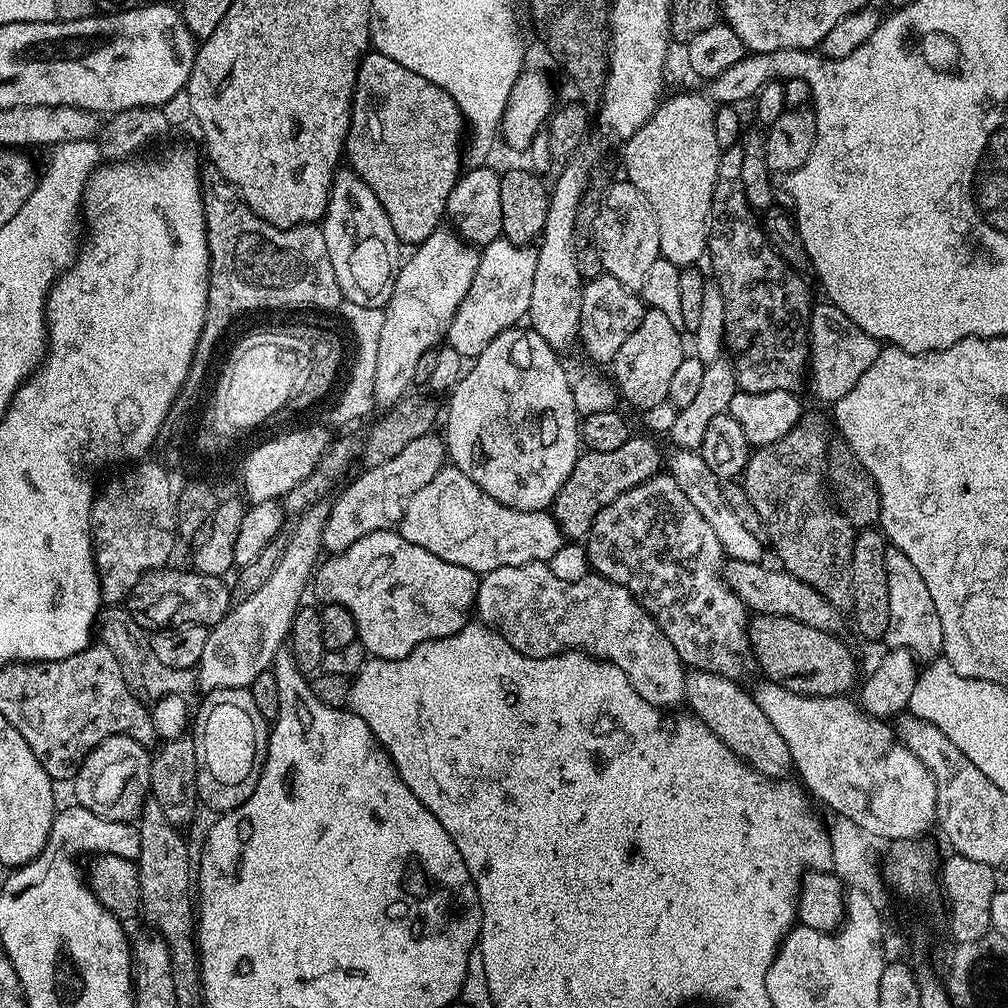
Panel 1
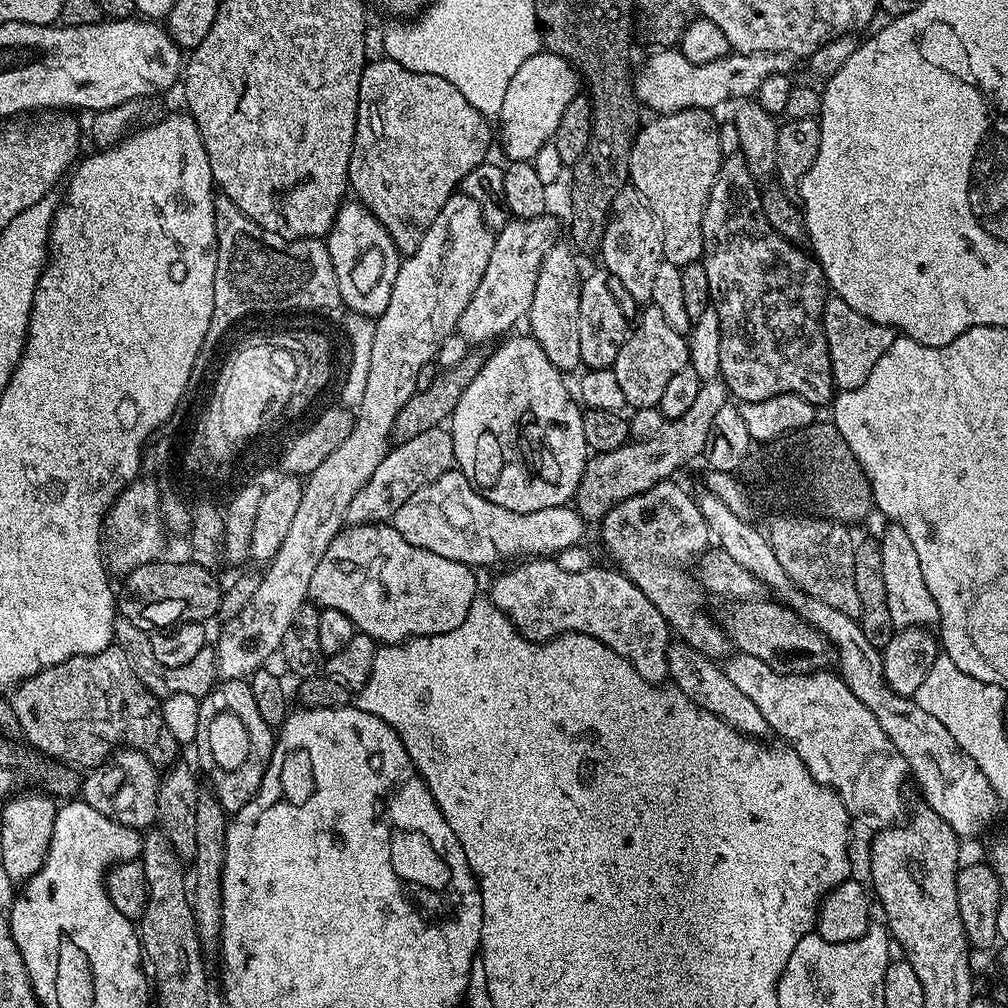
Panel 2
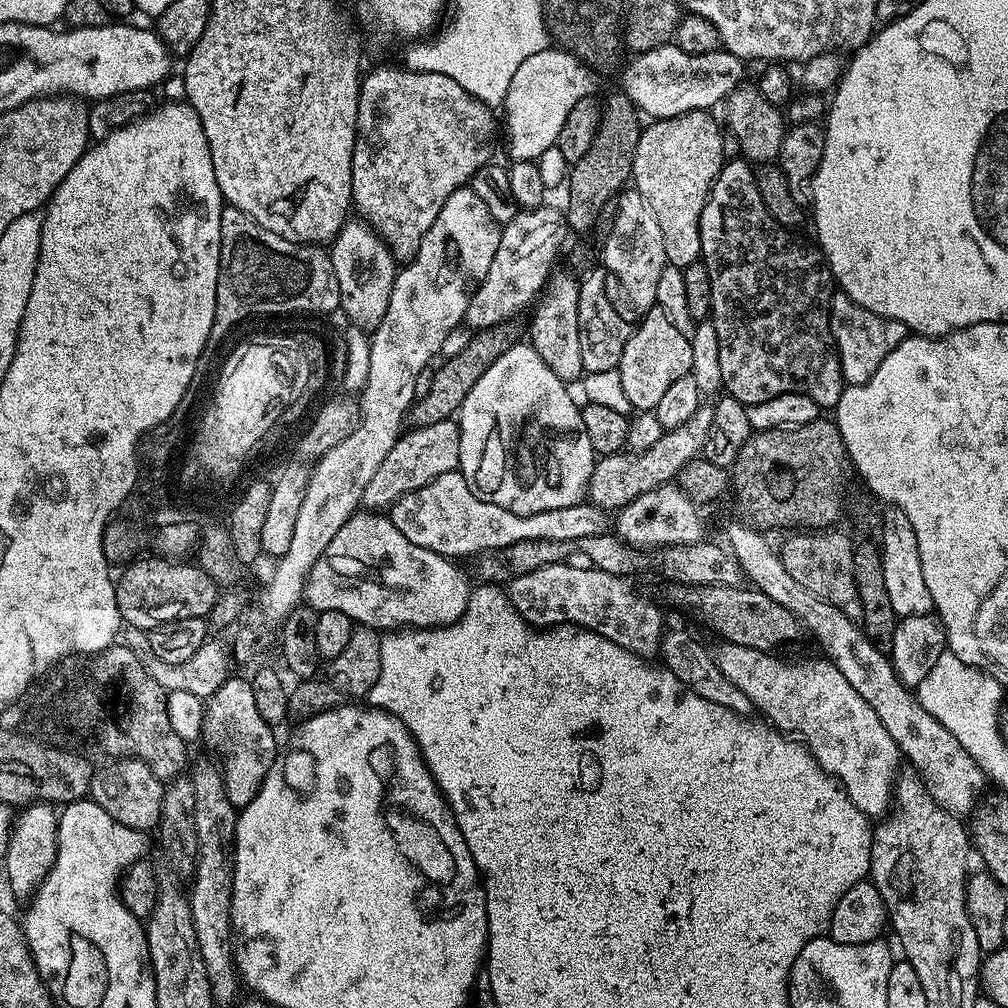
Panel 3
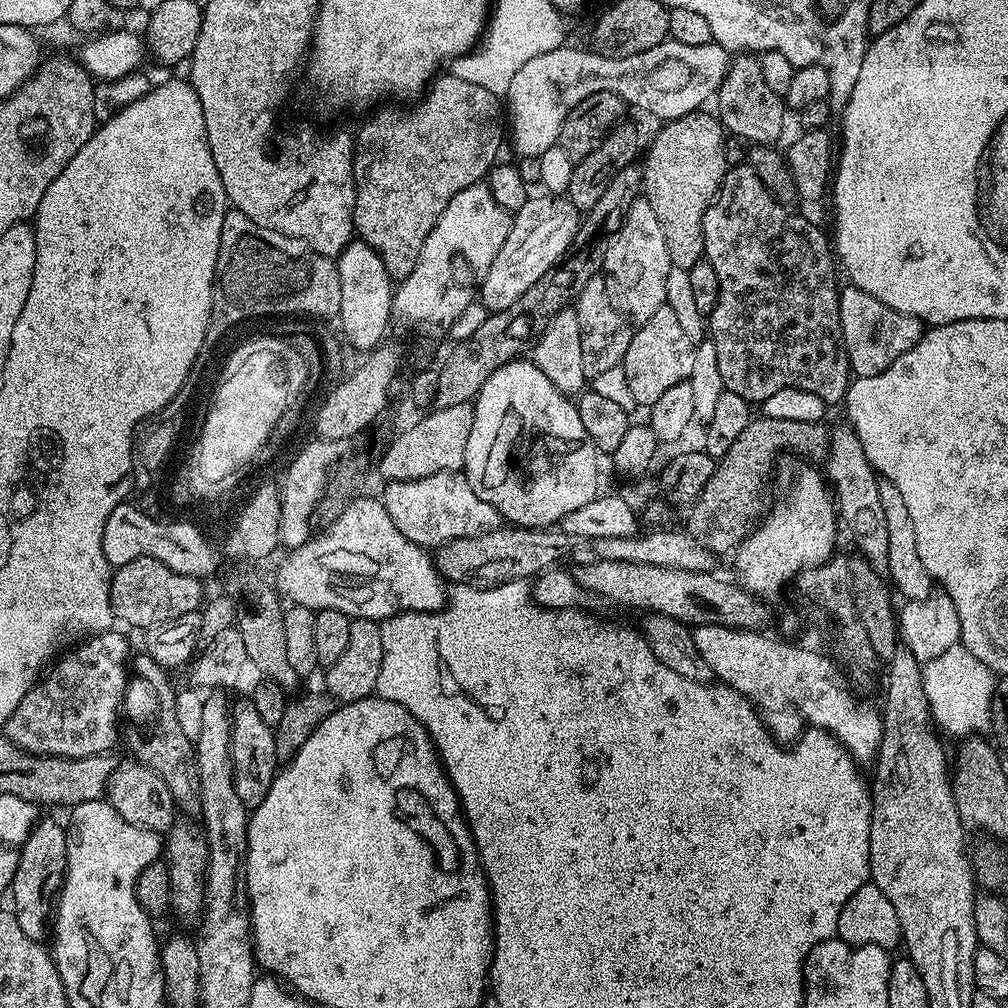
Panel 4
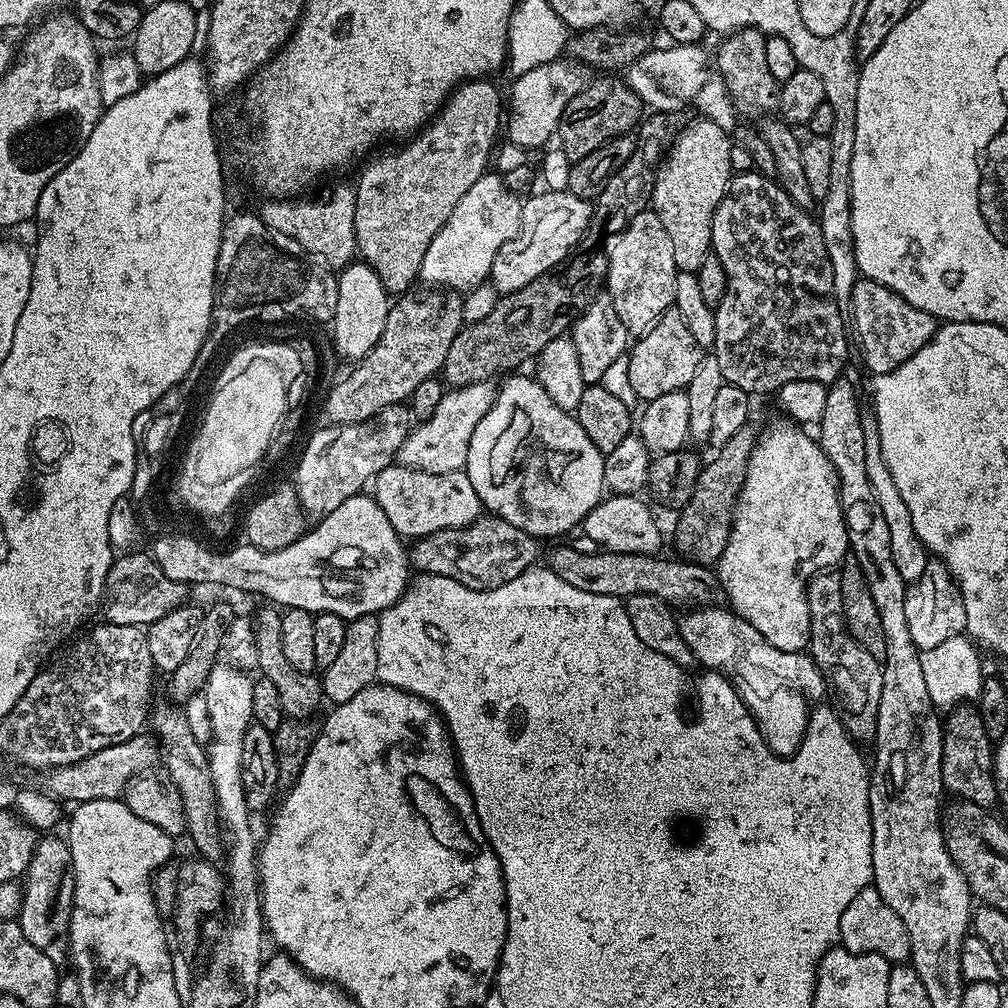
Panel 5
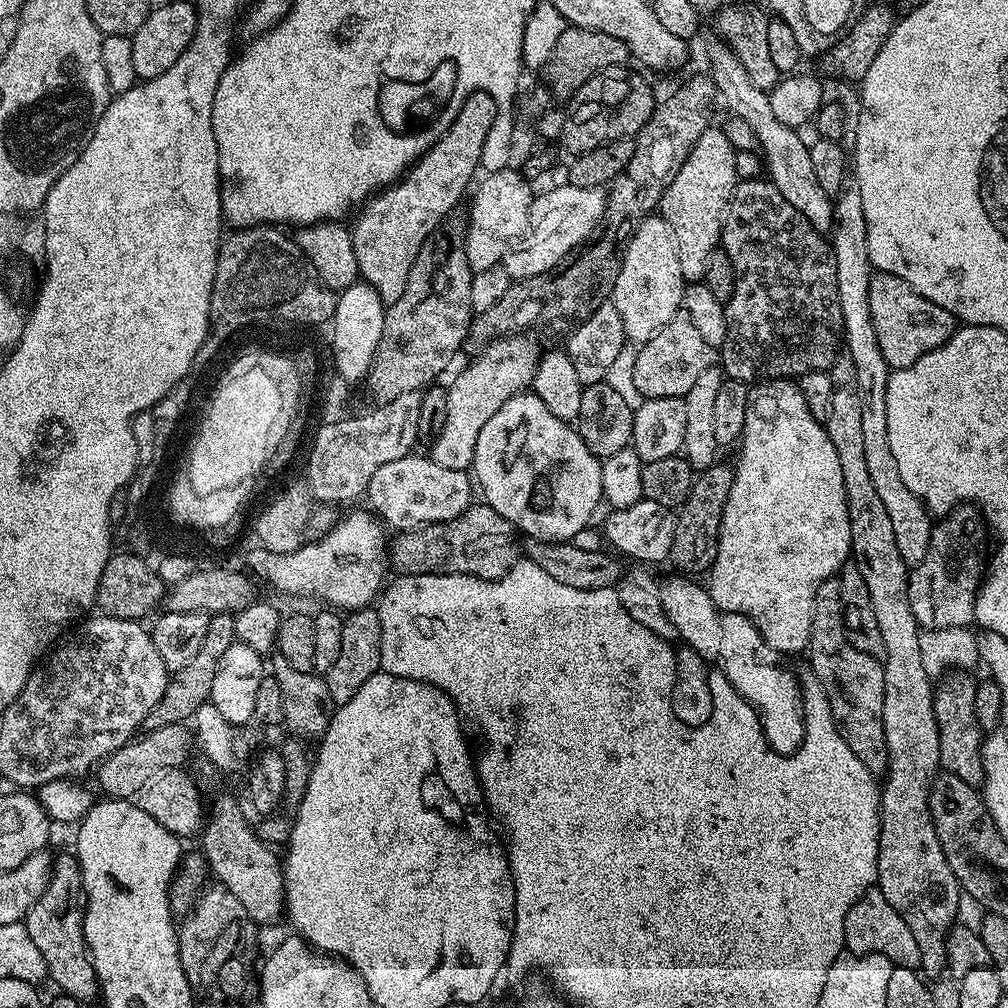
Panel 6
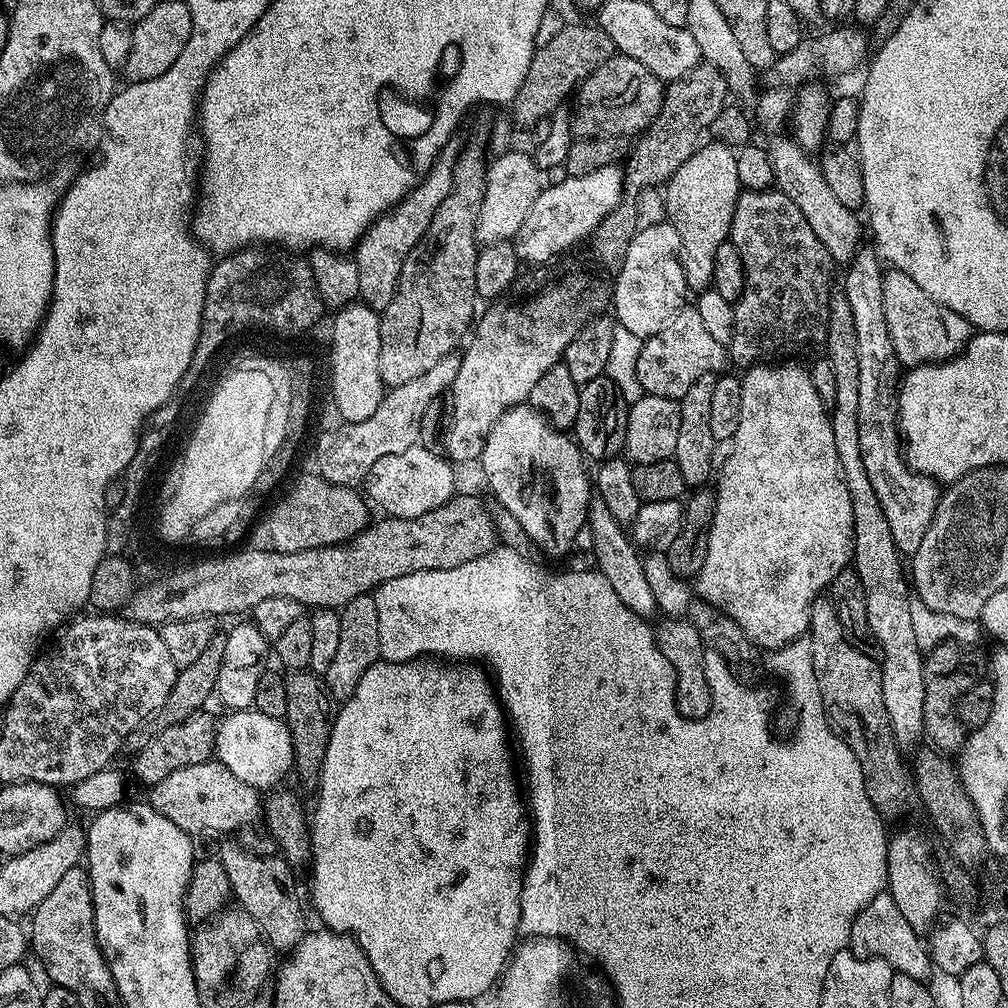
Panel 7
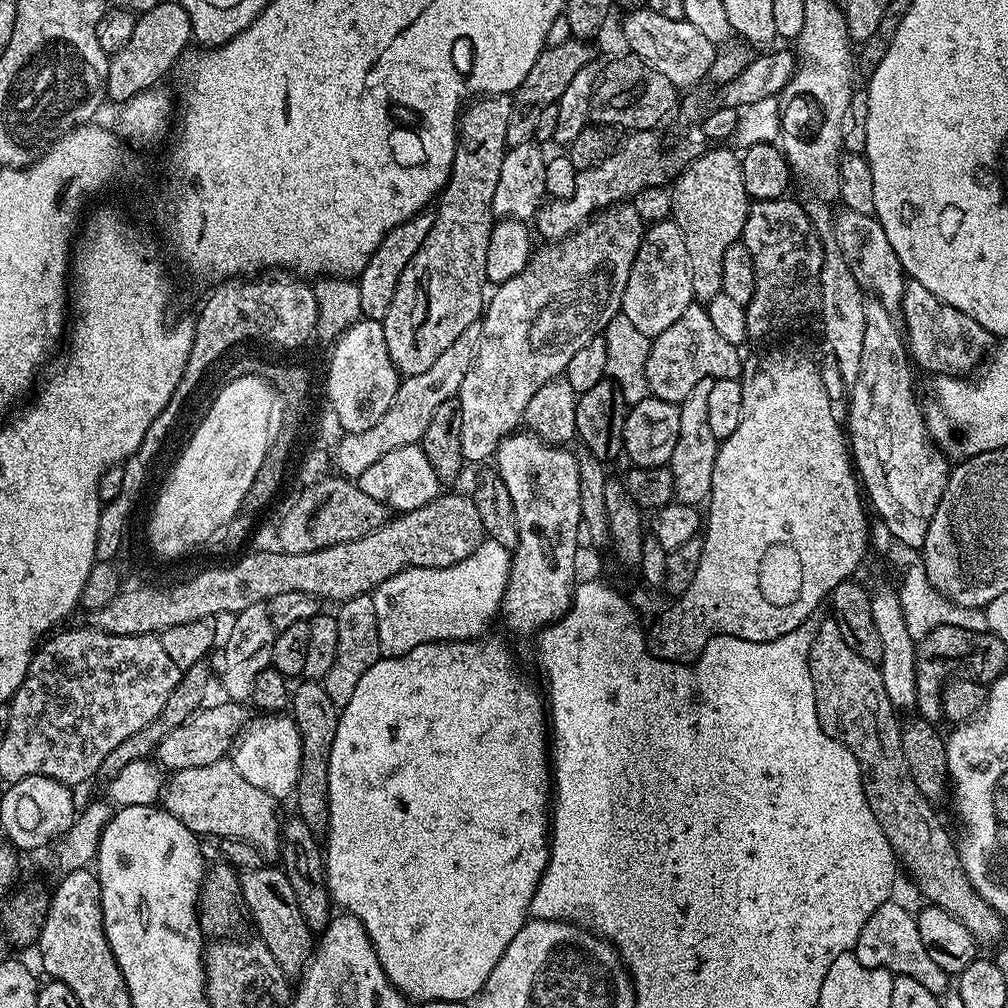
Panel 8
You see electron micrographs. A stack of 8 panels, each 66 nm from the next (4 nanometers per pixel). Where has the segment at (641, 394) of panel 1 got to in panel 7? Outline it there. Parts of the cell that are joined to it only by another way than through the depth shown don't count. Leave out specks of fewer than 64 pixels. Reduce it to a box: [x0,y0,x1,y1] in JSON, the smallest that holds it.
[638,306,730,401]

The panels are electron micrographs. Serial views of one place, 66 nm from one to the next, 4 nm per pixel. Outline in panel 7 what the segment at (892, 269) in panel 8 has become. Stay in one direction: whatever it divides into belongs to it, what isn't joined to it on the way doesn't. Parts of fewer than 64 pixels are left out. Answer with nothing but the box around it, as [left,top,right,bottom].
[766,134,862,262]

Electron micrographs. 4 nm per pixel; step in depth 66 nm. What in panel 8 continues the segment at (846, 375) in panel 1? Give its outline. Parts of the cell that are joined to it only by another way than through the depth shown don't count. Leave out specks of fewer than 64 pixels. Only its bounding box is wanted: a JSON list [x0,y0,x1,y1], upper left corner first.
[900,280,994,377]

